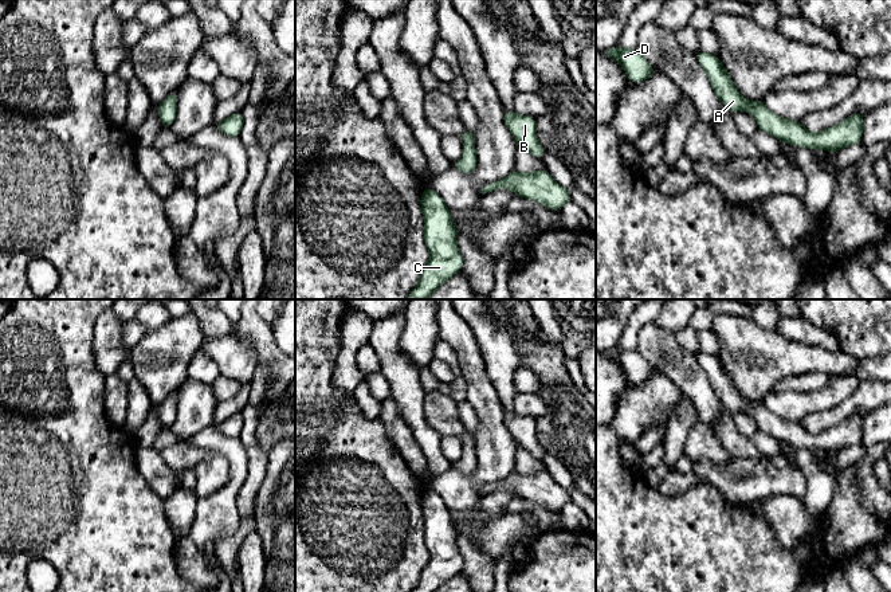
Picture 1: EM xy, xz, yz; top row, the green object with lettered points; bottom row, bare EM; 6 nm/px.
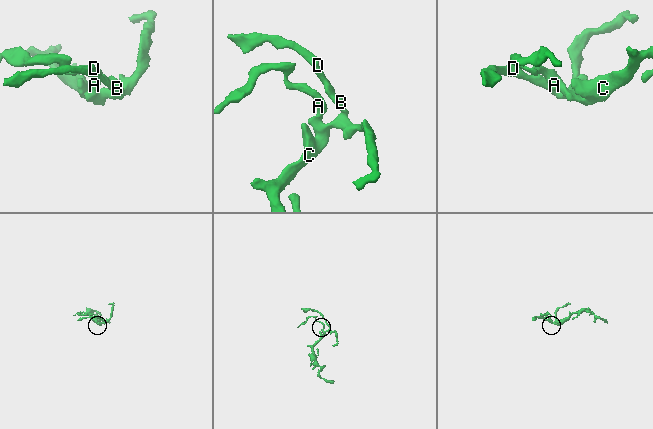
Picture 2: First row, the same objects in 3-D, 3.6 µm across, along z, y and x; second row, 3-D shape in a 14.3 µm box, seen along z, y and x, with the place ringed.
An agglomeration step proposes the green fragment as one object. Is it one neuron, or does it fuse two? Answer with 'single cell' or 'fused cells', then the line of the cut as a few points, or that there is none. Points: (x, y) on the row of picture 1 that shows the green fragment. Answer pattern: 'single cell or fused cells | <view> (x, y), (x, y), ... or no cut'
single cell | no cut

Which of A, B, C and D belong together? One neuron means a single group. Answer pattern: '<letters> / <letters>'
A B C D

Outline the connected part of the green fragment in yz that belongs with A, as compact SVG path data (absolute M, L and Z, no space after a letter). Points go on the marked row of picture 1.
M703 51L694 52L698 63L706 71L713 90L725 107L733 114L749 111L758 124L758 129L776 140L806 149L839 152L843 148L861 144L863 119L861 111L855 111L840 124L819 133L809 133L801 121L782 118L766 109L764 99L746 101L735 87L731 77L725 70L718 55Z

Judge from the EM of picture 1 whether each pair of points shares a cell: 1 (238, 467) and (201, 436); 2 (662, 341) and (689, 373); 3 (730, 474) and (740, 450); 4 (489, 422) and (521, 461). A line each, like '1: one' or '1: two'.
1: one
2: one
3: two
4: two

